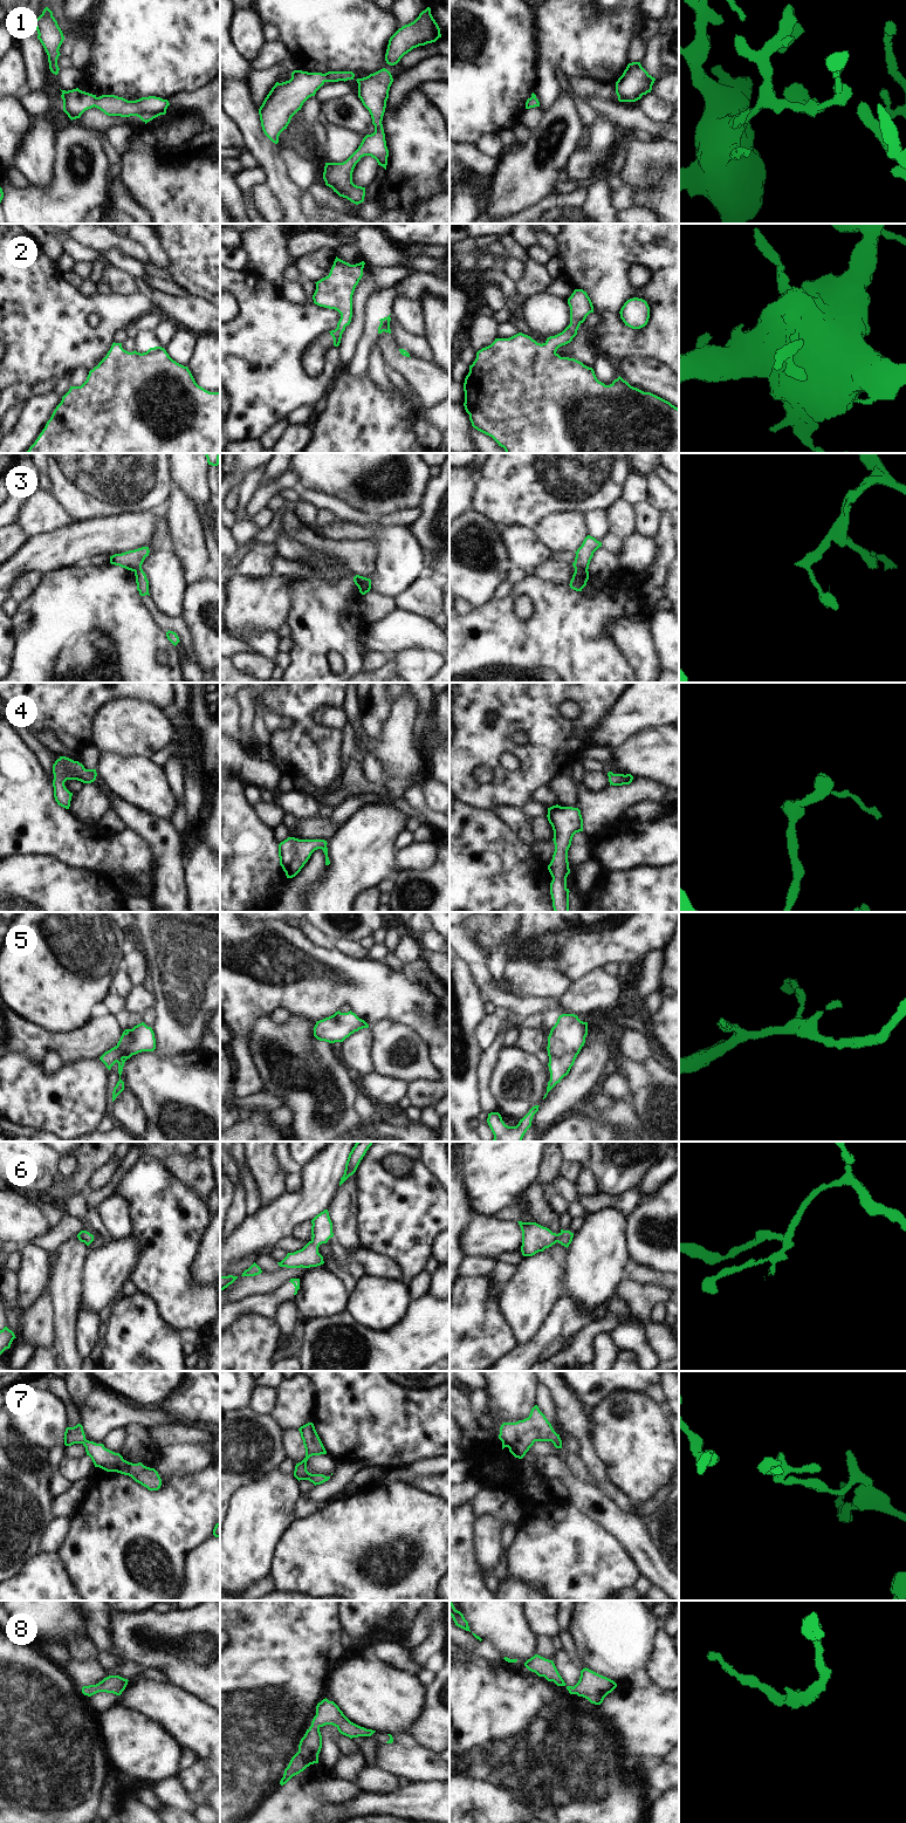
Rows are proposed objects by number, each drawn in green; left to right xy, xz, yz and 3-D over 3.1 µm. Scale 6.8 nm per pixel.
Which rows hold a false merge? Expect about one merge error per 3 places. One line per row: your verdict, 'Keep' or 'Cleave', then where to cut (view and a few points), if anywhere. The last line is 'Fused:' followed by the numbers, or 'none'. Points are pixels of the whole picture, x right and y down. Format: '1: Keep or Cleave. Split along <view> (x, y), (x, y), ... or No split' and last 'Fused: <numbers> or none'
1: Keep. No split
2: Keep. No split
3: Cleave. Split along yz (575, 568), (584, 568), (587, 570)
4: Keep. No split
5: Keep. No split
6: Keep. No split
7: Keep. No split
8: Keep. No split
Fused: 3

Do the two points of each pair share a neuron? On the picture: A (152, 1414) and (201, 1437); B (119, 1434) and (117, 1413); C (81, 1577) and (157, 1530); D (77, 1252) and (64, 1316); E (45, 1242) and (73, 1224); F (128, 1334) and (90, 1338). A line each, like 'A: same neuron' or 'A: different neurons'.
A: different neurons
B: different neurons
C: same neuron
D: same neuron
E: same neuron
F: different neurons

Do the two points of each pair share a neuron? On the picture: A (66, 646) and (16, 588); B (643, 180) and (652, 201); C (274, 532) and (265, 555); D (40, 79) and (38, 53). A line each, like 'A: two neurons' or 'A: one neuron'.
A: two neurons
B: two neurons
C: two neurons
D: one neuron

